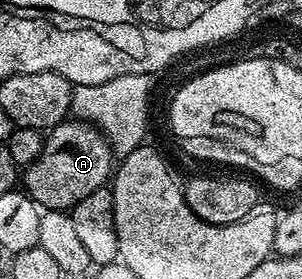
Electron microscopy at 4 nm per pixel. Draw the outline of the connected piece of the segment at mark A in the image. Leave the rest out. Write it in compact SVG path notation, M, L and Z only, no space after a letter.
M66 118L48 129L41 153L23 172L23 190L45 210L71 210L87 194L106 187L115 168L115 153L108 140L88 122Z

